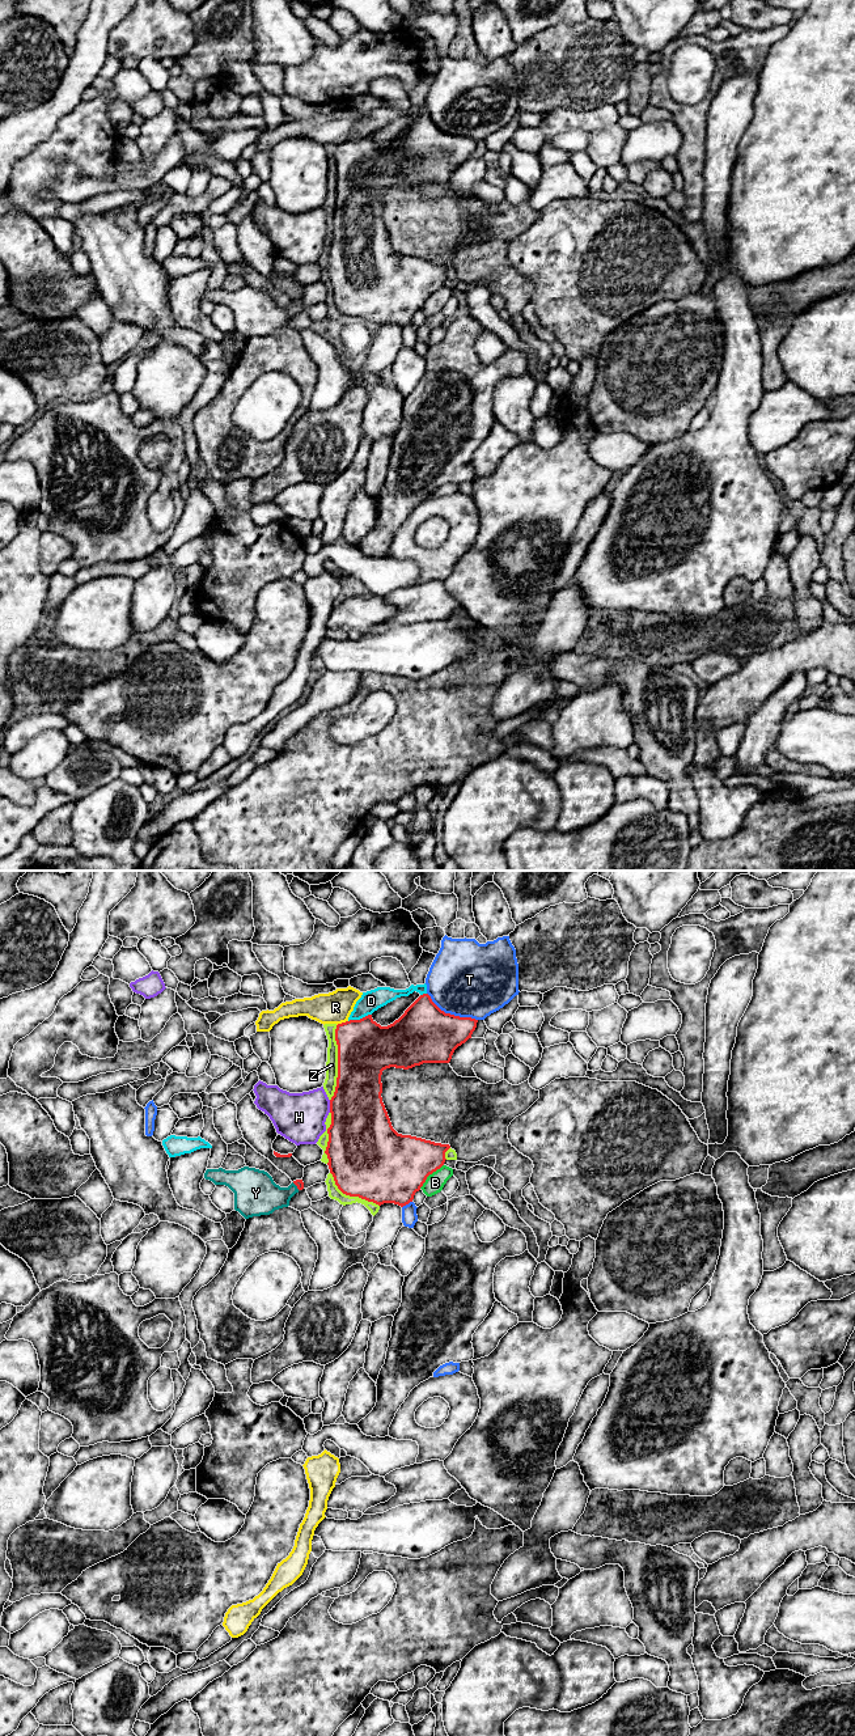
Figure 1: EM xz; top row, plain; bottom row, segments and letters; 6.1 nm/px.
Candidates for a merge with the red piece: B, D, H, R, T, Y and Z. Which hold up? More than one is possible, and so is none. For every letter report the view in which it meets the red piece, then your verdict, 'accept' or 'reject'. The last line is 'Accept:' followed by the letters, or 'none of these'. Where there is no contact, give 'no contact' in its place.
B: xz | reject
D: xz | reject
H: xz | reject
R: xz | reject
T: xz | reject
Y: xz | accept
Z: xz | reject
Accept: Y

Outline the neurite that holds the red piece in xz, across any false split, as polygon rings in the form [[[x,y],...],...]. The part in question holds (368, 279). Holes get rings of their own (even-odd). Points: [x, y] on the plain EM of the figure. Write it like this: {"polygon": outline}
{"polygon": [[[423,114],[398,140],[388,147],[377,144],[372,135],[337,145],[338,198],[334,216],[330,220],[331,245],[327,249],[329,262],[325,274],[335,305],[343,314],[359,317],[378,326],[394,323],[403,327],[412,322],[415,313],[420,310],[427,297],[444,285],[449,264],[402,255],[393,249],[381,217],[381,195],[390,187],[409,190],[423,183],[449,183],[454,170],[471,158],[477,143],[478,140],[471,137],[445,134],[428,114]]]}

